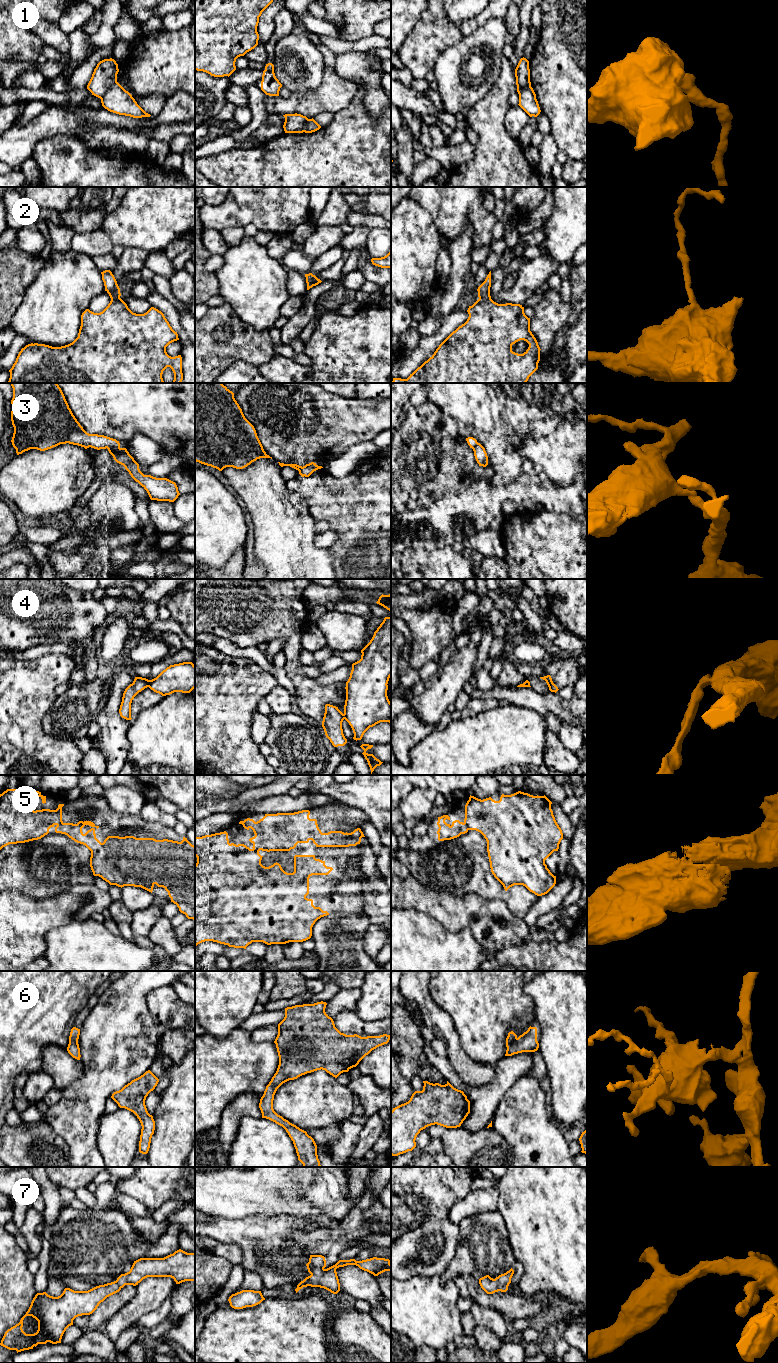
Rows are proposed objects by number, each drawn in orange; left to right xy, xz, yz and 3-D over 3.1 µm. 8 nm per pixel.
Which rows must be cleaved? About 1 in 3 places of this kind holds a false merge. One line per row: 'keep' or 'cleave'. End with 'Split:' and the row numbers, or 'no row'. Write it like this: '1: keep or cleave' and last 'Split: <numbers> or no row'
1: cleave
2: cleave
3: keep
4: cleave
5: keep
6: keep
7: keep
Split: 1, 2, 4

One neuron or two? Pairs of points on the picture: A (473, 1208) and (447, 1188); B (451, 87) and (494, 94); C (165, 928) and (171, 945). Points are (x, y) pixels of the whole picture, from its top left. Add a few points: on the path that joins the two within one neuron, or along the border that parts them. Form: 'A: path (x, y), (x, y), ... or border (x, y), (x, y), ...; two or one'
A: border (471, 1190), (454, 1204), (448, 1217); two
B: border (500, 73), (488, 92), (468, 107); two
C: path (165, 932), (167, 941); one

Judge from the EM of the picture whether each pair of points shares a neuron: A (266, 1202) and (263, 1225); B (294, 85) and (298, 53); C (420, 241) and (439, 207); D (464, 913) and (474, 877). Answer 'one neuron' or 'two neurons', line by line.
A: two neurons
B: one neuron
C: two neurons
D: two neurons

